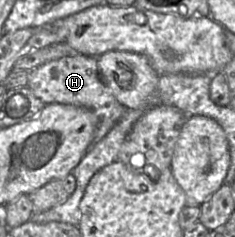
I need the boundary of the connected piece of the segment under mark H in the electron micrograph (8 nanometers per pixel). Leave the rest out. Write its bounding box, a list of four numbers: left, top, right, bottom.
[27,54,128,121]

